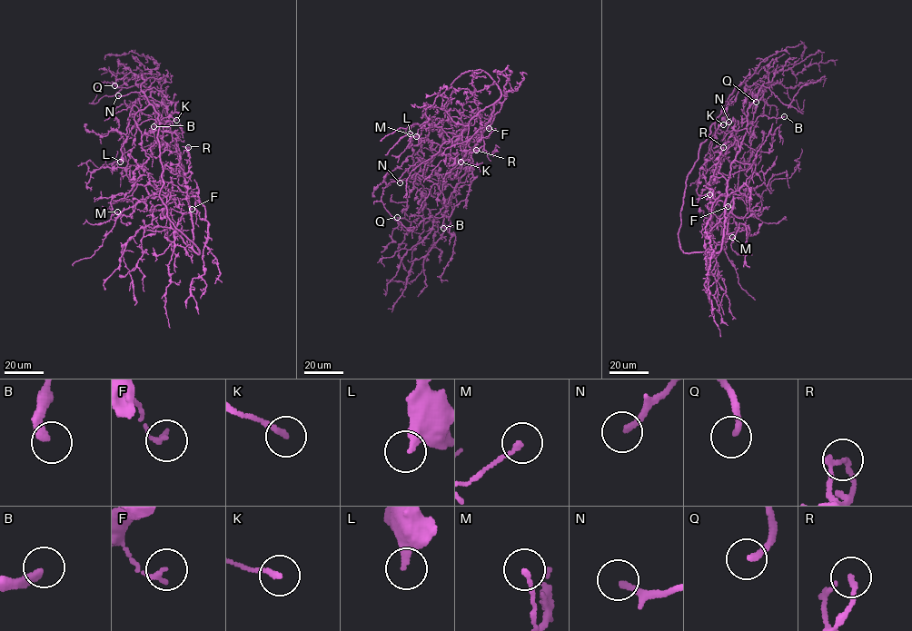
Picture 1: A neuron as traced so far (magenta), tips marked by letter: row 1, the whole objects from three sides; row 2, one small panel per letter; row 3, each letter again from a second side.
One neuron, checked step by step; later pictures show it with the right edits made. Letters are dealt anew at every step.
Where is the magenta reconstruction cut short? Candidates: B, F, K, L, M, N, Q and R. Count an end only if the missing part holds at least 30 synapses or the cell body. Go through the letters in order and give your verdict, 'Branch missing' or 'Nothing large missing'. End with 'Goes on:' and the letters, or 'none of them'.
B: Branch missing
F: Nothing large missing
K: Nothing large missing
L: Nothing large missing
M: Nothing large missing
N: Branch missing
Q: Branch missing
R: Nothing large missing
Goes on: B, N, Q

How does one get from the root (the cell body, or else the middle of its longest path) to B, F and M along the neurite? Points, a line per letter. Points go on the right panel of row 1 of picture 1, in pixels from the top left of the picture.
B: (688, 253), (718, 252), (721, 248), (727, 181), (731, 162), (739, 150), (747, 125), (758, 116), (784, 116)
F: (688, 253), (720, 251), (724, 206), (728, 206)
M: (688, 253), (720, 249), (733, 205), (730, 189), (725, 192), (725, 207), (737, 226), (733, 241), (732, 237)

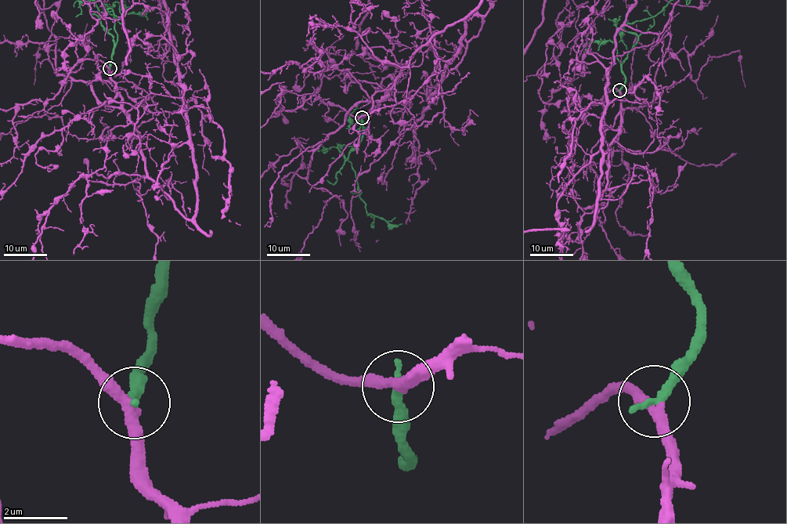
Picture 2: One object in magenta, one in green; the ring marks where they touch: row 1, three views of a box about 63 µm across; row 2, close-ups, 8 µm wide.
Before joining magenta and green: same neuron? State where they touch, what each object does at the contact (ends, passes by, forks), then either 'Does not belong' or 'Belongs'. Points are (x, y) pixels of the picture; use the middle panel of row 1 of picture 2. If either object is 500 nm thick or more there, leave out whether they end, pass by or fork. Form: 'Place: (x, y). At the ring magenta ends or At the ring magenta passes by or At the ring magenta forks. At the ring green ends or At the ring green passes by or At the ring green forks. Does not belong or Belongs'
Place: (362, 117). At the ring magenta passes by. At the ring green ends. Belongs

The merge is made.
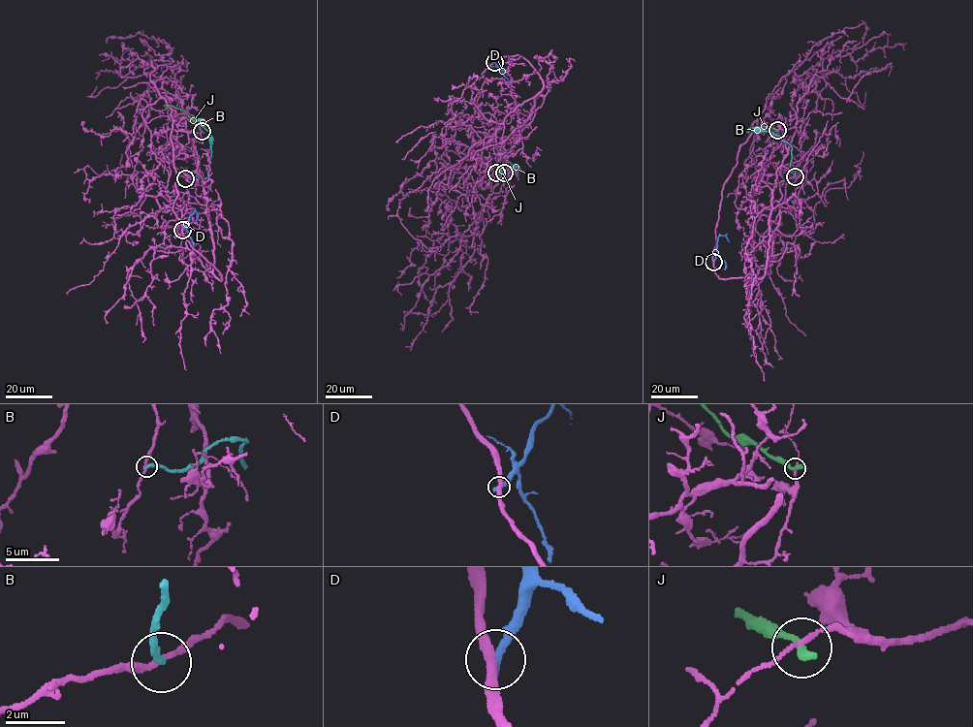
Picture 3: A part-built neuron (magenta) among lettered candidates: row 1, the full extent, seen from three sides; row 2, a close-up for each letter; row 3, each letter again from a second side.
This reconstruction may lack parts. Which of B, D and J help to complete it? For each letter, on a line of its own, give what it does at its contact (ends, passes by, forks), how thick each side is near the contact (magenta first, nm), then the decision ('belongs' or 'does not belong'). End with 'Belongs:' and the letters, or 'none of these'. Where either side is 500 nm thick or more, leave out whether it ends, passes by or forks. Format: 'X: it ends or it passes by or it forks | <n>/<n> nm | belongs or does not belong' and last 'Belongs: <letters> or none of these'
B: it ends | 180/240 nm | does not belong
D: it ends | 320/320 nm | does not belong
J: it passes by | 130/220 nm | does not belong
Belongs: none of these

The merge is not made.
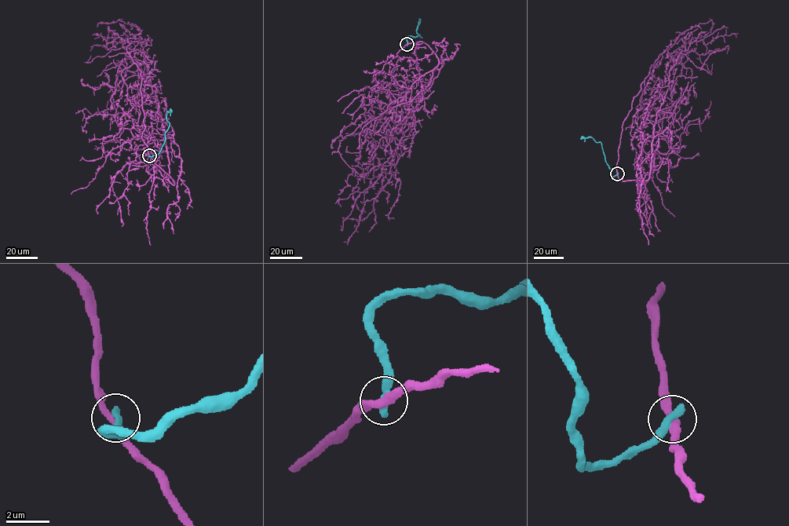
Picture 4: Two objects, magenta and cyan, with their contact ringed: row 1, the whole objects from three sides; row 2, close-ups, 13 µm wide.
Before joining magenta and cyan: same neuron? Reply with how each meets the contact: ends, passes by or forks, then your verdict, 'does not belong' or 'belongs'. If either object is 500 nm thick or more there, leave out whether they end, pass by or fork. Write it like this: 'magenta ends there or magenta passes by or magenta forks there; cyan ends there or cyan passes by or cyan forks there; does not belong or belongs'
magenta passes by; cyan ends there; does not belong

